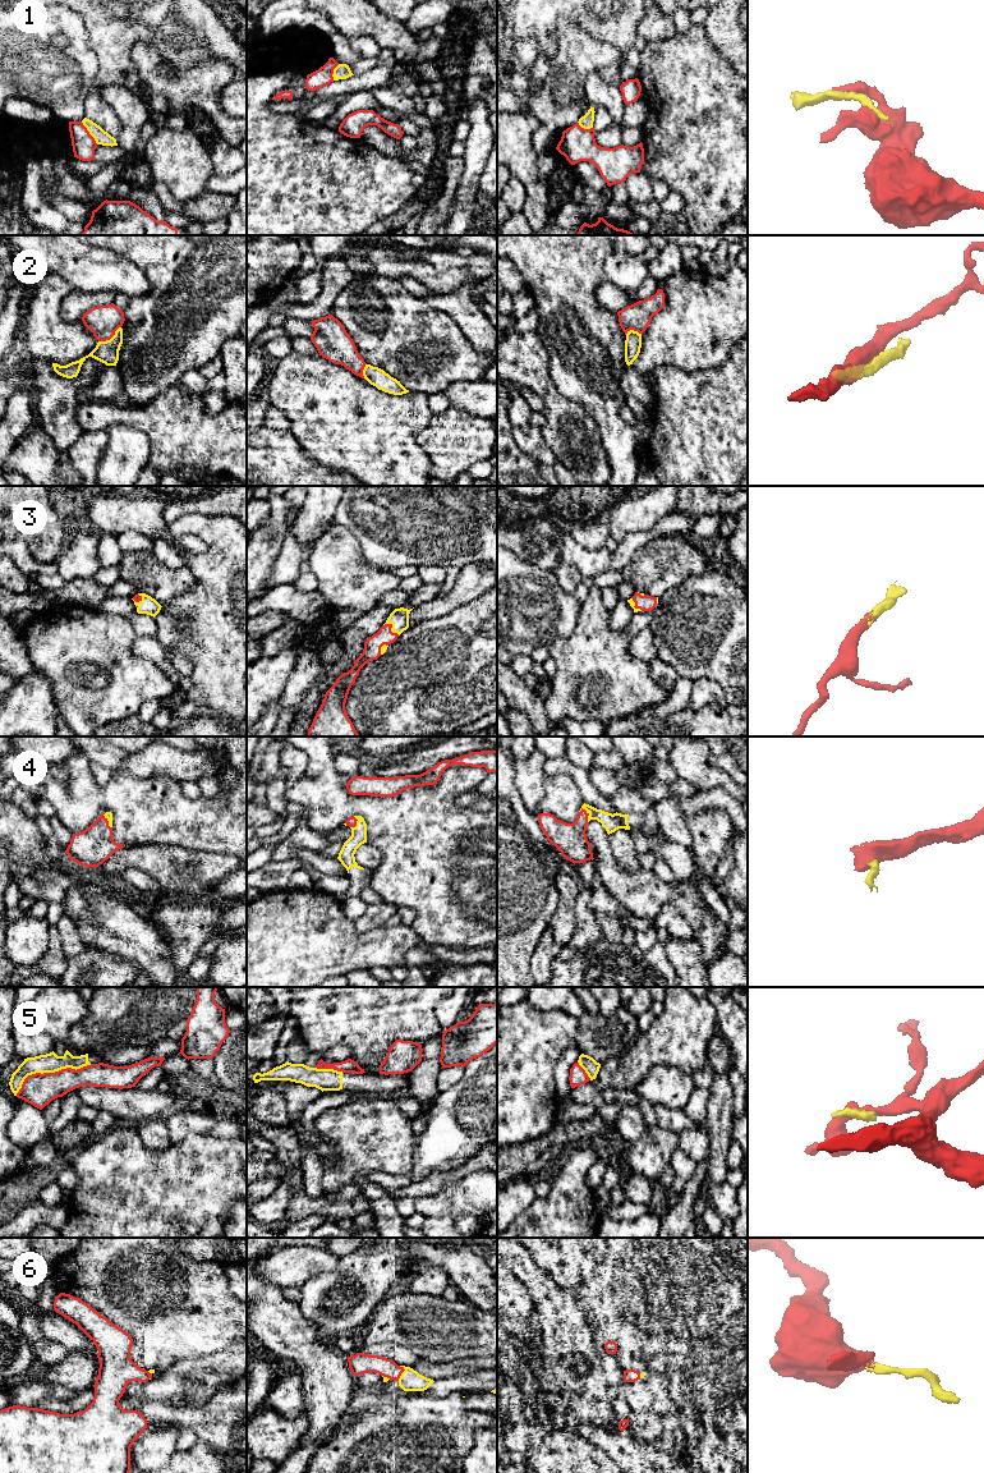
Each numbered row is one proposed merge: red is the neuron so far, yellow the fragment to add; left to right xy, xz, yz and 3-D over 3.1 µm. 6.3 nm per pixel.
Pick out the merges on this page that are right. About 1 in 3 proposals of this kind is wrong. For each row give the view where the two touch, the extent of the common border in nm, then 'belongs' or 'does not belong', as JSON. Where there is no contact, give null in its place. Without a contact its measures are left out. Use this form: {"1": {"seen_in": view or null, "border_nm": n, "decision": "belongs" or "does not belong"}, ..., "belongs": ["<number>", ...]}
{"1": {"seen_in": "xy", "border_nm": 180, "decision": "does not belong"}, "2": {"seen_in": "xy", "border_nm": 170, "decision": "does not belong"}, "3": {"seen_in": "xz", "border_nm": 120, "decision": "belongs"}, "4": {"seen_in": "yz", "border_nm": 100, "decision": "belongs"}, "5": {"seen_in": "xy", "border_nm": 500, "decision": "does not belong"}, "6": {"seen_in": "xz", "border_nm": 100, "decision": "belongs"}, "belongs": ["3", "4", "6"]}

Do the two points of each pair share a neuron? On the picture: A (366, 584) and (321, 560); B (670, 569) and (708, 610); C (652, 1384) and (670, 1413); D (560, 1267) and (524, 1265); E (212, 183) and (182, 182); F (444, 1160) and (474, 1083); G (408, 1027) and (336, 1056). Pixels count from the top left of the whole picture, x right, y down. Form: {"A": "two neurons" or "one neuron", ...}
{"A": "one neuron", "B": "two neurons", "C": "one neuron", "D": "two neurons", "E": "two neurons", "F": "one neuron", "G": "two neurons"}

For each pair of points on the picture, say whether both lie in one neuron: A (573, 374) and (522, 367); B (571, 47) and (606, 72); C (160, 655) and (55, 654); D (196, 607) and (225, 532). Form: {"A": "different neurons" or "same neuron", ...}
{"A": "different neurons", "B": "different neurons", "C": "different neurons", "D": "same neuron"}

